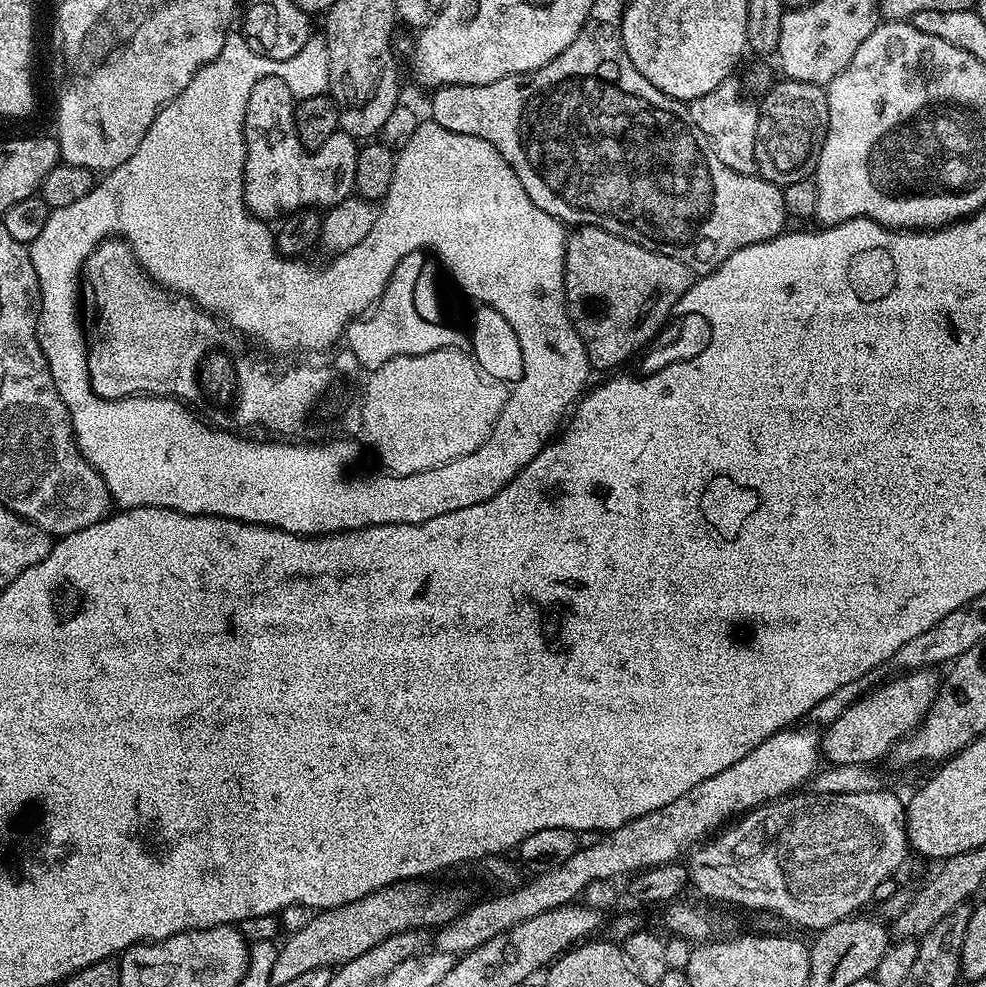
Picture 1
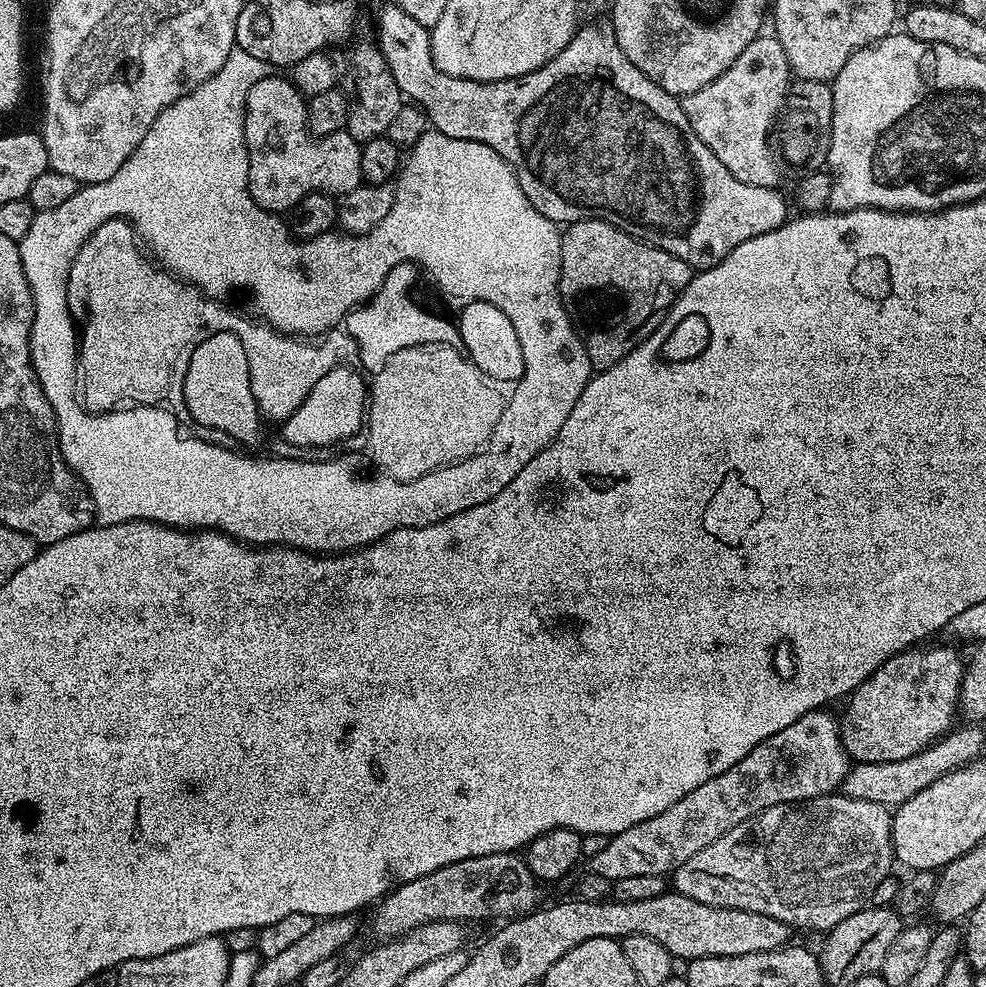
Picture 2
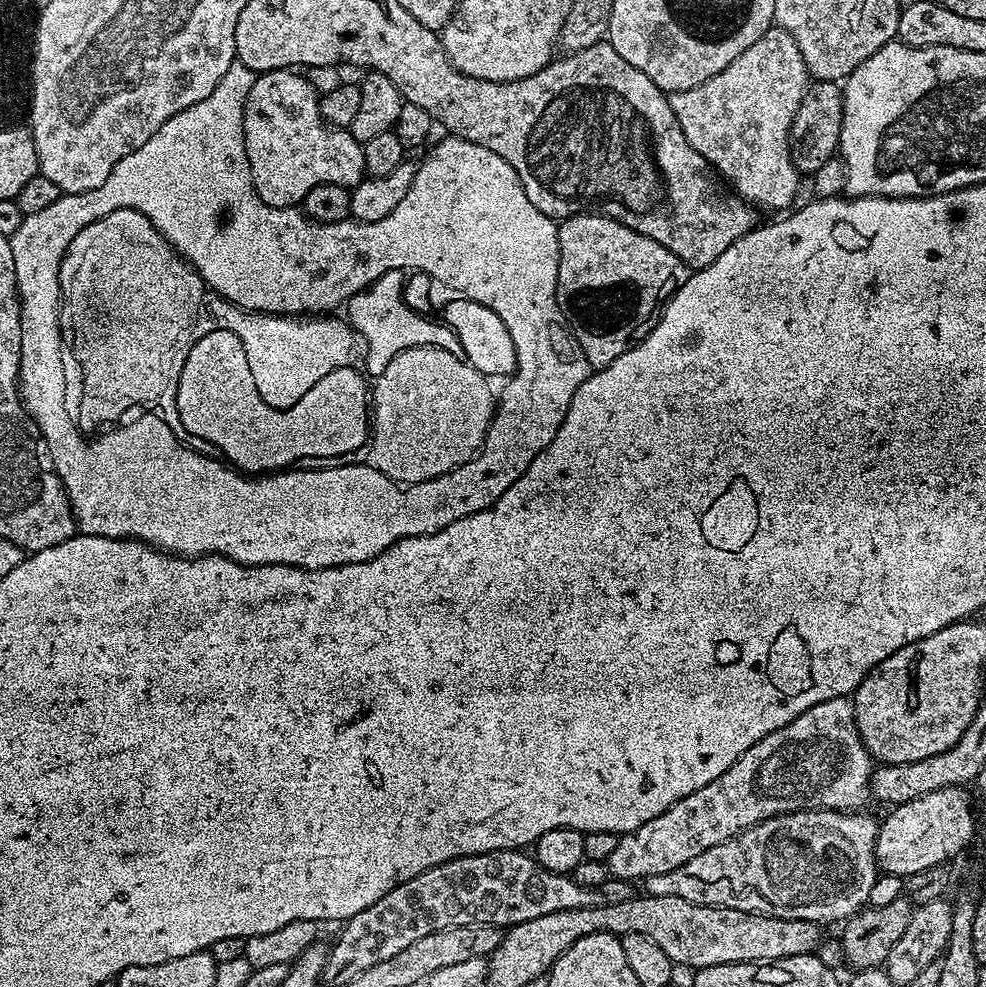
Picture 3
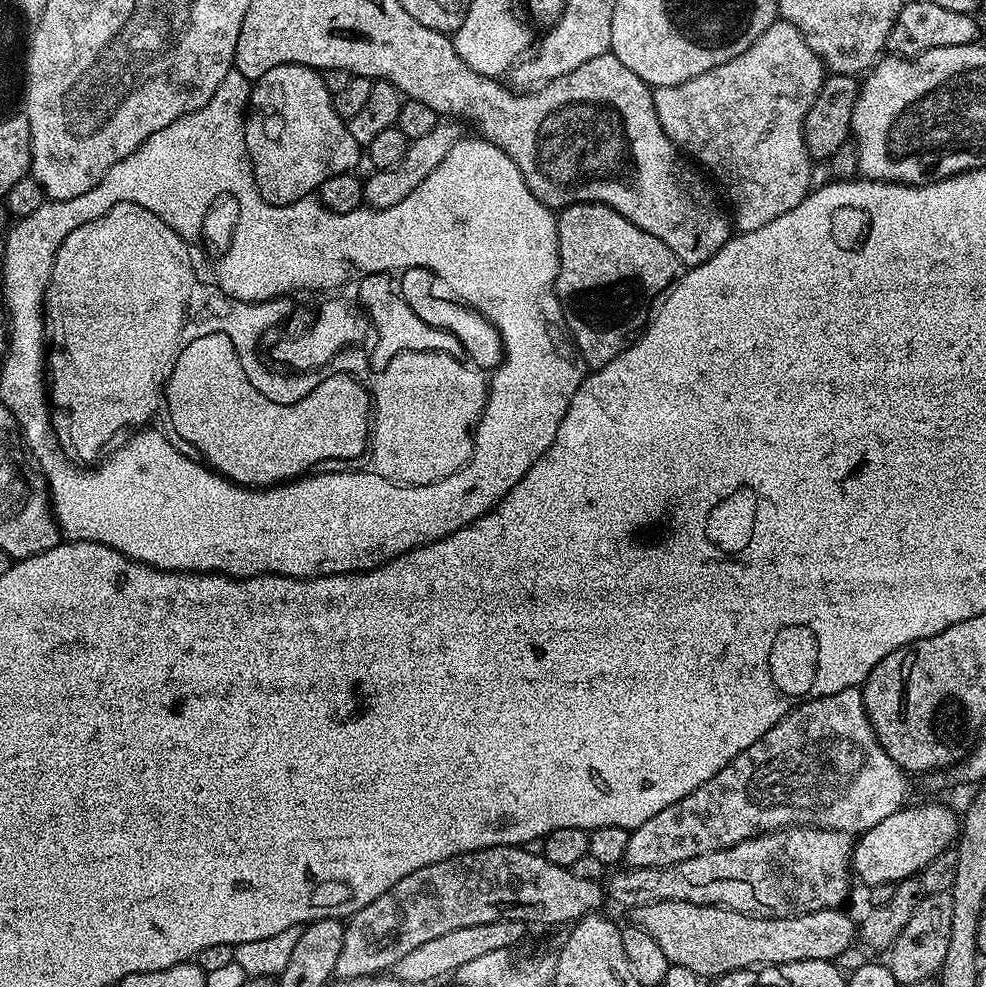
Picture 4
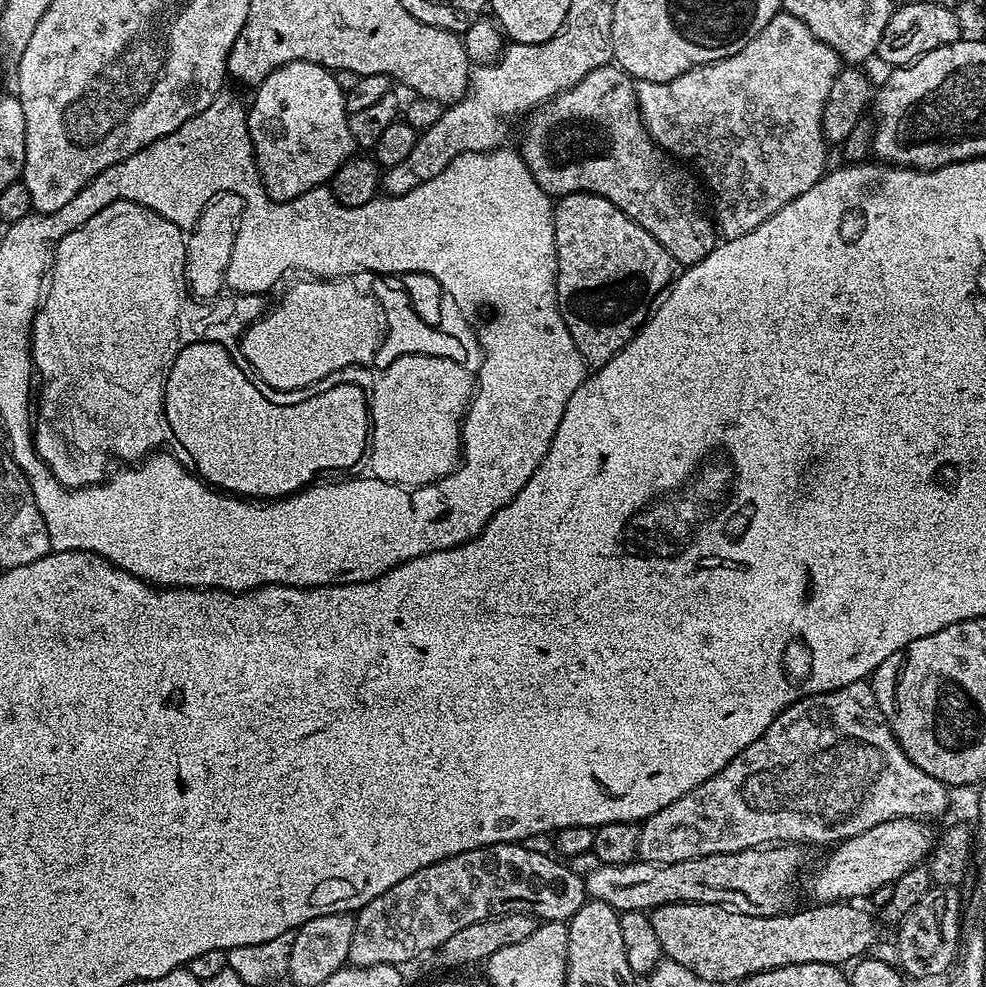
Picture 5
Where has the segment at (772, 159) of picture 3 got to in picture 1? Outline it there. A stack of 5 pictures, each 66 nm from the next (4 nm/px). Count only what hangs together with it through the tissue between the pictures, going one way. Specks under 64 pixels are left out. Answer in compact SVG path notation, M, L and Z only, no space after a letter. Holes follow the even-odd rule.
M732 78L722 82L714 90L710 90L710 94L702 94L702 98L691 101L686 111L693 126L706 138L710 150L718 154L722 166L730 166L730 170L735 172L752 174L756 172L754 134L758 130L760 109L755 103L751 104L747 100L749 97L742 91L737 81L736 84Z

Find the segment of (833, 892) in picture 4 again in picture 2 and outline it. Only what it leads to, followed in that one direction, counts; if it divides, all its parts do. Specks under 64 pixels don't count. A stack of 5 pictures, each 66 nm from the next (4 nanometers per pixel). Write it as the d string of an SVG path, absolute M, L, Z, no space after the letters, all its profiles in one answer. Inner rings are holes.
M829 794L819 796L813 800L801 800L798 804L779 804L770 806L762 810L757 816L751 816L746 822L734 826L718 842L710 842L710 846L705 846L703 850L698 850L694 858L689 858L682 866L678 866L676 871L671 873L670 884L675 891L680 892L686 898L694 898L694 902L702 902L710 906L719 908L737 908L738 910L750 910L758 914L770 914L770 918L778 918L786 922L793 929L809 928L812 932L827 933L842 918L850 918L857 910L865 907L868 900L876 892L876 887L888 876L888 871L894 865L892 854L892 812L884 808L878 802L862 802L858 798L850 798L843 794Z

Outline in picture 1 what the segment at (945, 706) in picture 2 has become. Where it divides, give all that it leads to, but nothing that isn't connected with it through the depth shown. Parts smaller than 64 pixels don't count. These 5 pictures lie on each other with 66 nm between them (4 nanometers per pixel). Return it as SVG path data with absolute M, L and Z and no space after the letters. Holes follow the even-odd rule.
M918 668L915 672L893 675L893 680L877 683L872 691L860 697L854 706L847 708L834 722L823 729L820 750L829 765L875 765L891 753L897 742L909 736L924 723L942 683L941 677L931 668Z

